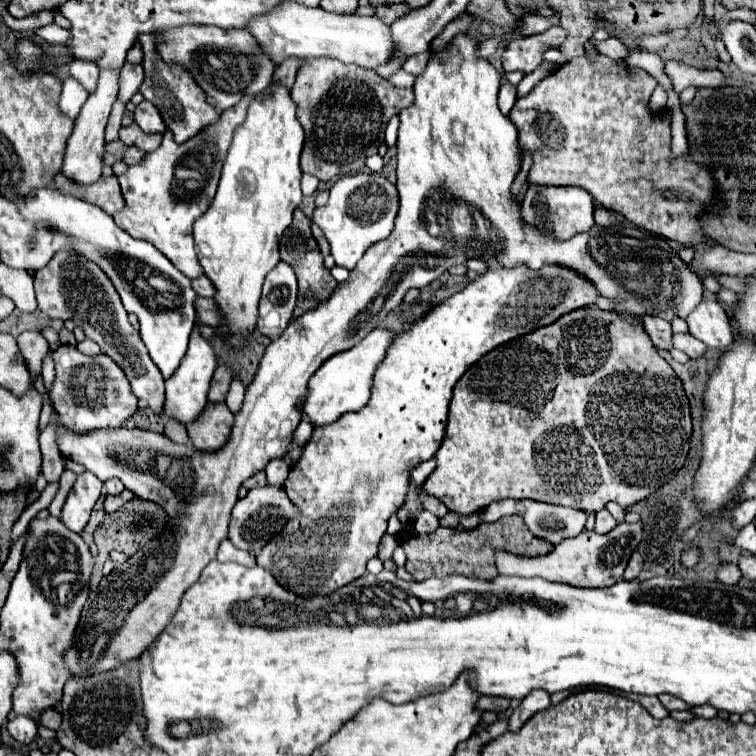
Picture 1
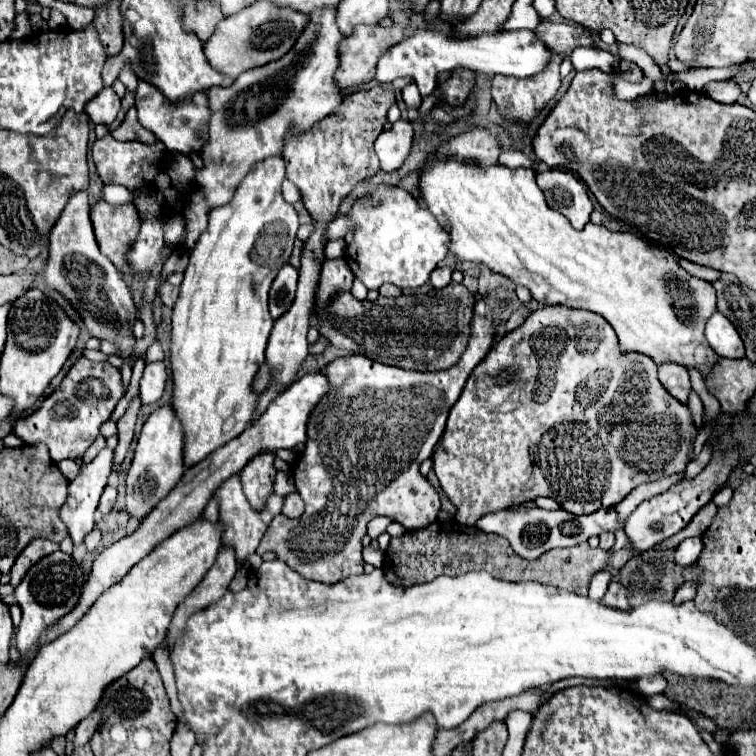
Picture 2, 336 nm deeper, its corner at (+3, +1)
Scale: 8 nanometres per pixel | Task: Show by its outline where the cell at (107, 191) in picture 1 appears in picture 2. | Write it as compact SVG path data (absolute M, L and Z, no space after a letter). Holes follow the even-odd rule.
M101 200L91 208L91 222L95 228L99 250L123 274L123 268L127 268L127 248L131 248L131 244L135 242L135 236L139 234L141 226L135 206L111 206L105 200Z

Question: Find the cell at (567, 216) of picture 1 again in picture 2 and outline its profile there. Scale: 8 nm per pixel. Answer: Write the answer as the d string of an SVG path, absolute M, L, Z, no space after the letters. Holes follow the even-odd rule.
M547 170L537 174L537 184L545 194L549 208L559 210L573 228L581 230L589 222L593 204L587 196L585 184L571 172Z

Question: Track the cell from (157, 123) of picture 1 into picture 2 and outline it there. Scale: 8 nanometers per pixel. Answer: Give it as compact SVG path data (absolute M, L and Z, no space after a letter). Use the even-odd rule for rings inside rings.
M139 80L139 86L135 90L135 106L139 112L141 126L151 130L157 136L157 140L161 140L165 144L165 148L169 152L183 152L185 156L197 152L201 156L203 144L207 144L207 116L211 116L211 110L207 108L205 92L191 96L183 102L171 104L171 100L167 100L153 84Z

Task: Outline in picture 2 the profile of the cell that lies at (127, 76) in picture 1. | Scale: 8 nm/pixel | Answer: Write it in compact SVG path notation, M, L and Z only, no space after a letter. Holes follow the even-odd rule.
M103 88L87 106L85 106L87 116L91 118L93 124L105 124L109 126L117 112L119 112L119 96L113 92L113 88Z

